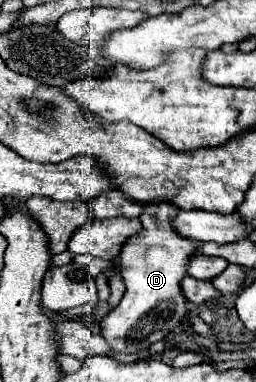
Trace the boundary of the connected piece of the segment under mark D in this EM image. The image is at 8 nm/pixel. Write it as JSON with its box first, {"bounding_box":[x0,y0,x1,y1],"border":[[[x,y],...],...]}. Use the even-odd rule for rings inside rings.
{"bounding_box":[102,202,196,354],"border":[[[168,202],[146,204],[140,216],[142,230],[126,240],[120,252],[120,274],[126,284],[124,298],[102,320],[102,338],[112,352],[136,354],[144,352],[150,344],[164,340],[180,322],[186,320],[188,308],[180,292],[180,276],[186,276],[184,264],[188,256],[196,254],[196,242],[184,240],[172,232],[172,220],[180,212]]]}

